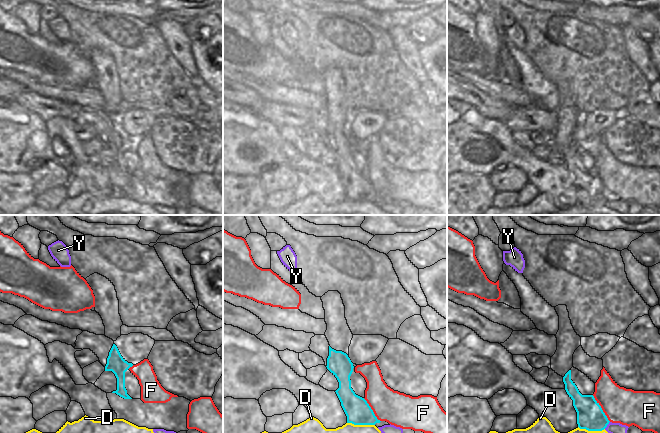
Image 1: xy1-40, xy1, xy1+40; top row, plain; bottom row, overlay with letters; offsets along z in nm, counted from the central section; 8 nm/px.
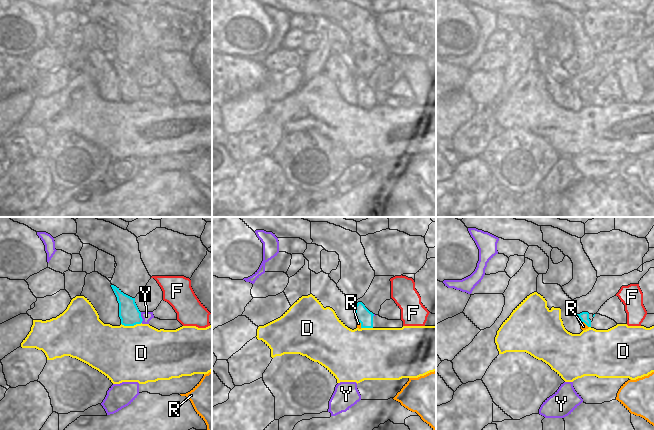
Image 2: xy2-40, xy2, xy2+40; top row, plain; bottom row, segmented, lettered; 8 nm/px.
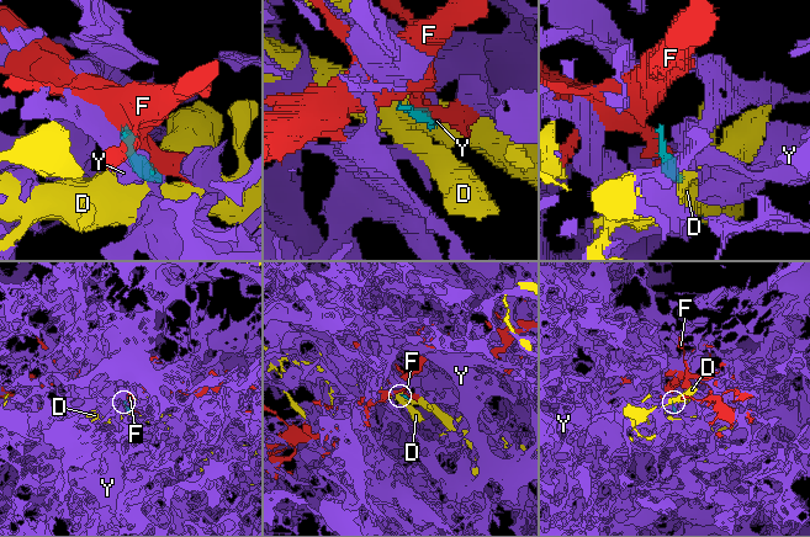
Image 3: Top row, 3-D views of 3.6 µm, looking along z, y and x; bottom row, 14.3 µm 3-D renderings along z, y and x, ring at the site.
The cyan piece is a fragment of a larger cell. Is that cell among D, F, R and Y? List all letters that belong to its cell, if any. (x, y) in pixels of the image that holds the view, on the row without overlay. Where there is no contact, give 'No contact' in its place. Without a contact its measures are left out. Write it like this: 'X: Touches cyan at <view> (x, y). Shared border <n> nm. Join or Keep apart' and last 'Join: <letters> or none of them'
D: Touches cyan at xy2-40 (131, 101). Shared border 170 nm. Keep apart
F: Touches cyan at xy1+40 (601, 184). Shared border 260 nm. Keep apart
R: Touches cyan at xy2+40 (583, 97). Shared border 120 nm. Keep apart
Y: Touches cyan at xy2-40 (141, 93). Shared border 90 nm. Keep apart
Join: none of them

